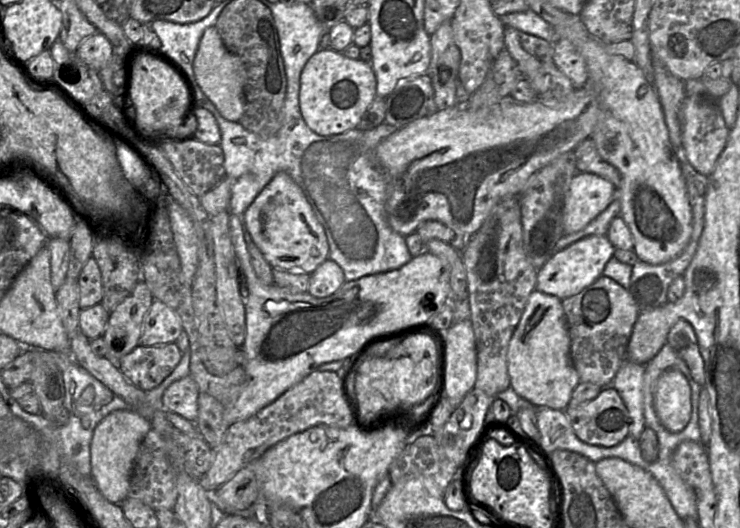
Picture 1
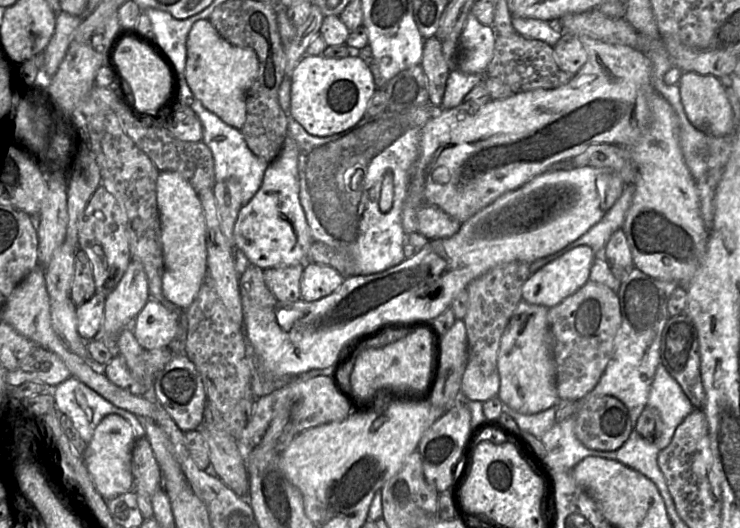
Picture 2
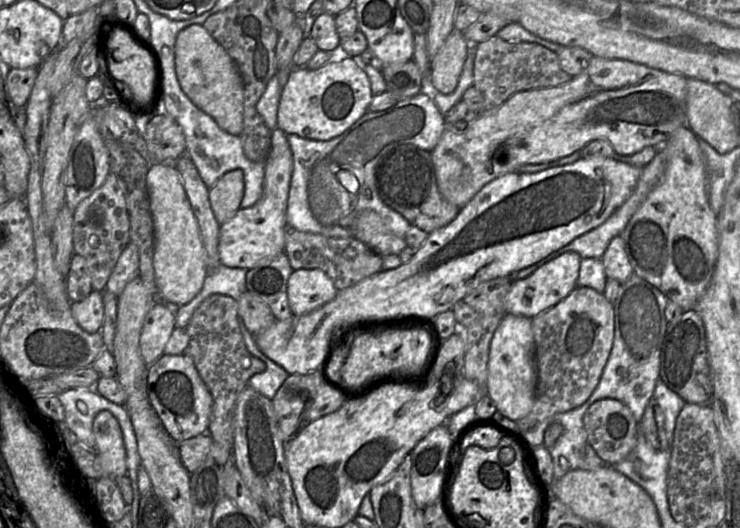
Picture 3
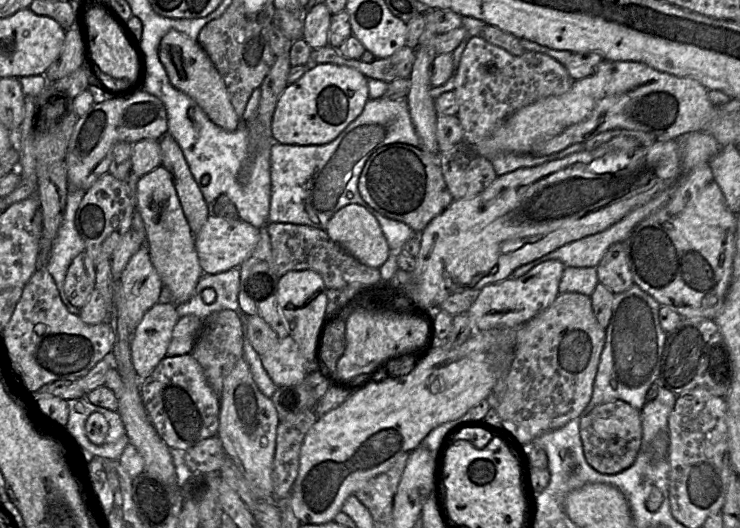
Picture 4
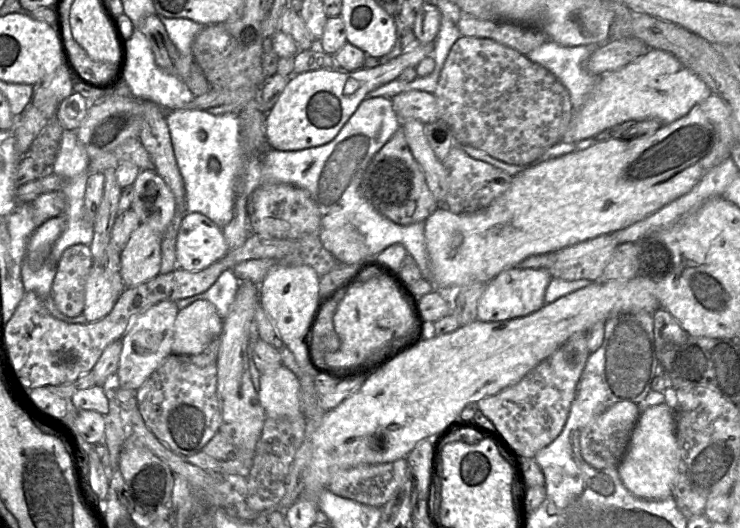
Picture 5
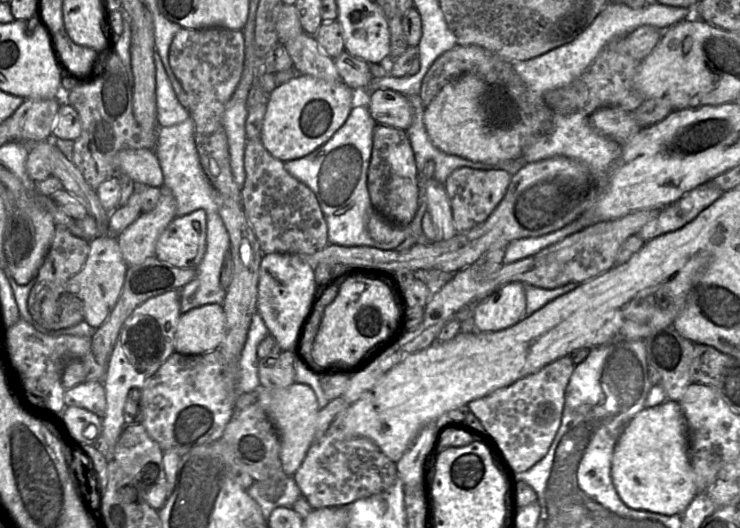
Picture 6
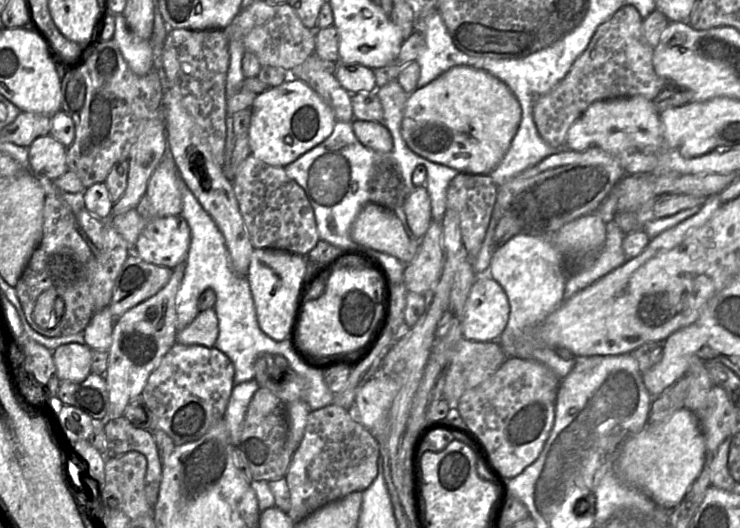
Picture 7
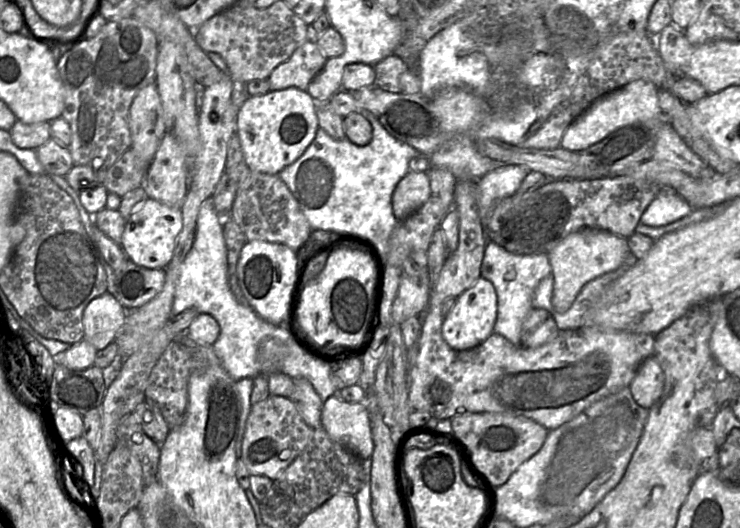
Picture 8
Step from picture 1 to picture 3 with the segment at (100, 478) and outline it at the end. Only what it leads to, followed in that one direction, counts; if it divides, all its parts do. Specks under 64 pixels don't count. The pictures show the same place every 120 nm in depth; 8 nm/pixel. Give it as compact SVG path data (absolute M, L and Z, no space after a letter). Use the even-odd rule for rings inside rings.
M100 411L93 420L92 430L95 439L95 448L101 459L102 477L116 478L127 474L126 451L117 419L108 411Z

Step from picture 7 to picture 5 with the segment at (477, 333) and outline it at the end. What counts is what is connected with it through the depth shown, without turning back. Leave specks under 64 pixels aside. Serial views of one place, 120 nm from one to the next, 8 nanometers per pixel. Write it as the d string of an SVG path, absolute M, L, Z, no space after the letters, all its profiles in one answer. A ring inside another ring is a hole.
M511 267L500 272L487 283L477 307L477 320L482 322L506 321L524 317L545 305L545 292L552 277L546 269Z

